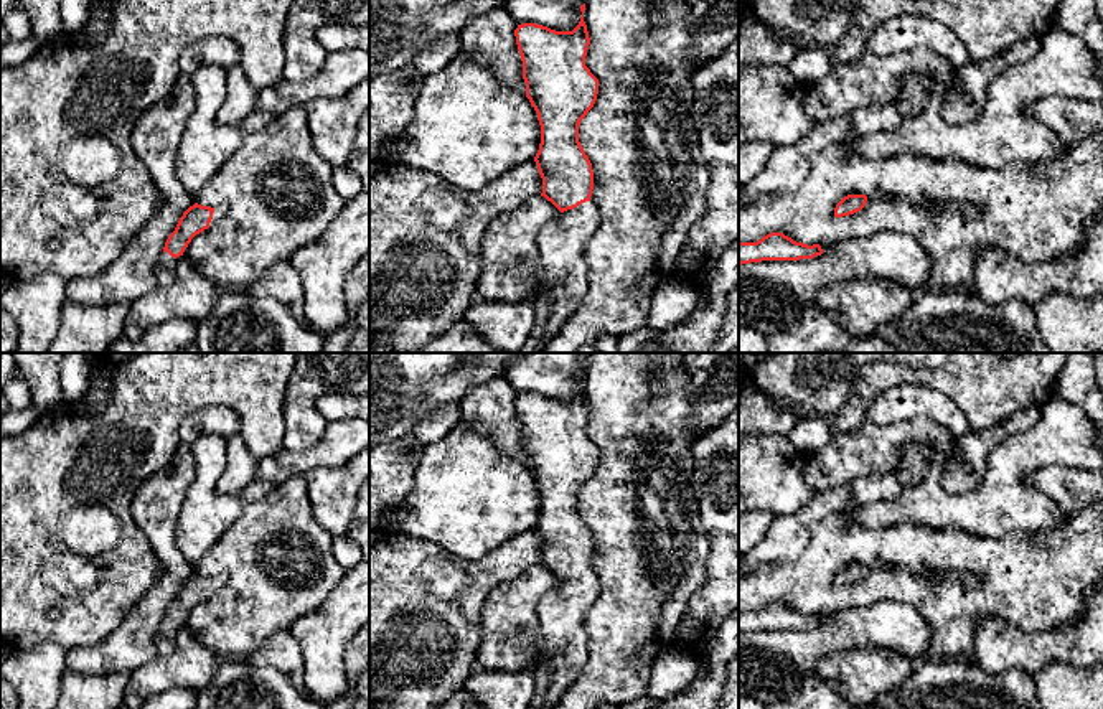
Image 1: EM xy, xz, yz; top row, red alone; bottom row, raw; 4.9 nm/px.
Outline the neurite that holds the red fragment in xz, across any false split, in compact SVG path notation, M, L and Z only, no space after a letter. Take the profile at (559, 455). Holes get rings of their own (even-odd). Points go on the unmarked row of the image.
M585 373L580 374L580 381L582 387L572 401L556 401L536 392L523 392L514 399L523 430L526 467L534 477L541 495L541 513L534 526L542 547L541 566L562 582L557 589L547 592L537 605L541 650L533 671L544 666L551 673L542 709L549 709L561 701L587 660L584 620L598 595L598 582L590 570L594 559L592 533L579 511L580 490L594 477L598 463L598 448L585 435L590 414L584 391Z

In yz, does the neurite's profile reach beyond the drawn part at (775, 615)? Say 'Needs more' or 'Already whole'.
Already whole

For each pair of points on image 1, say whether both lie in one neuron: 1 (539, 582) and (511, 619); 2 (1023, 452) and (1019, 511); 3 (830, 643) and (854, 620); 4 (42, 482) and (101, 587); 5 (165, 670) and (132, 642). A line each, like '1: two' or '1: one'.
1: one
2: one
3: one
4: one
5: two

